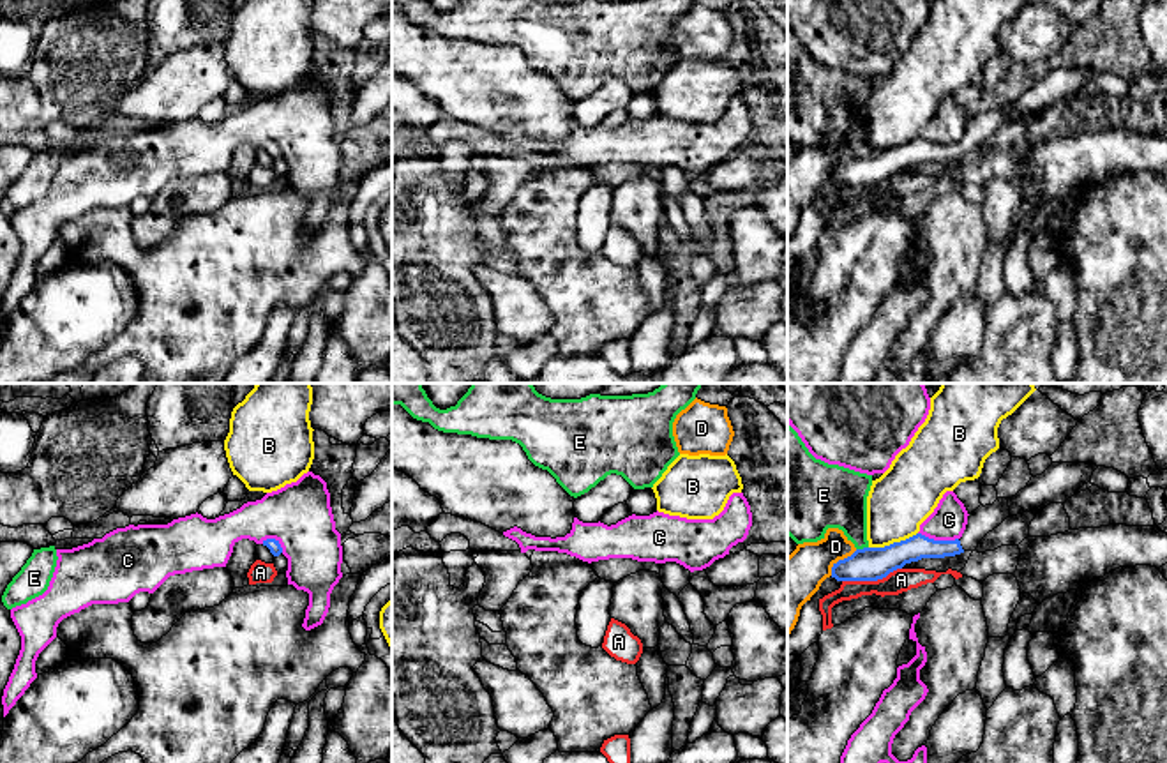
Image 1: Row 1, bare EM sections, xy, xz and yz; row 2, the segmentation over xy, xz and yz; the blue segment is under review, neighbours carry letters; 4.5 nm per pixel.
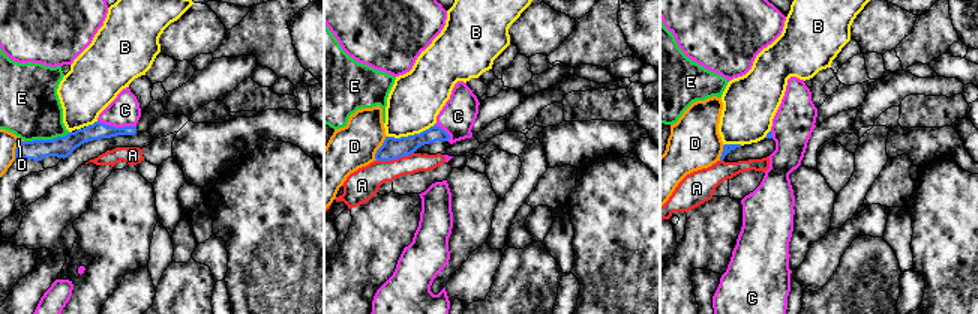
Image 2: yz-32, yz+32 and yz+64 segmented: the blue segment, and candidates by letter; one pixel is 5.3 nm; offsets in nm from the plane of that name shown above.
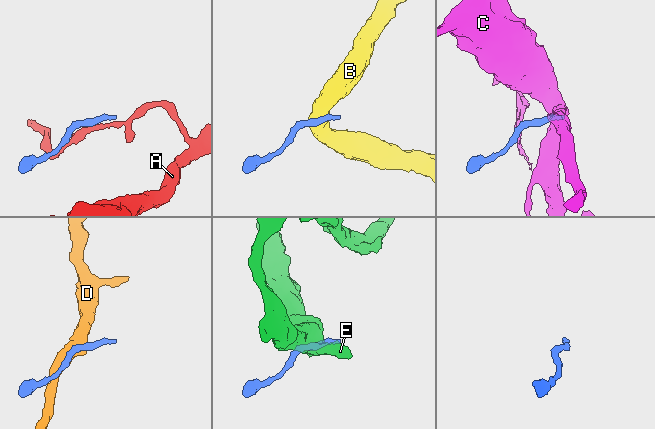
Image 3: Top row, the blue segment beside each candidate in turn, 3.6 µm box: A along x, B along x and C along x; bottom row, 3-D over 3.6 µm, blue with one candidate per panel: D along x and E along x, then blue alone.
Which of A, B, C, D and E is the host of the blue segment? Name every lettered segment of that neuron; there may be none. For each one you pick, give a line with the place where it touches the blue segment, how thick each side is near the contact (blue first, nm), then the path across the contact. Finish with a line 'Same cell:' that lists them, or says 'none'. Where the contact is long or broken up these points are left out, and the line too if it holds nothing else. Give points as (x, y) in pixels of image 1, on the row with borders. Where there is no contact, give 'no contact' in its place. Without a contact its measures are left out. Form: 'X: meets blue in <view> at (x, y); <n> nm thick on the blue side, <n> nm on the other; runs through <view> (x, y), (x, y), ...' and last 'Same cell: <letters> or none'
Same cell: none

